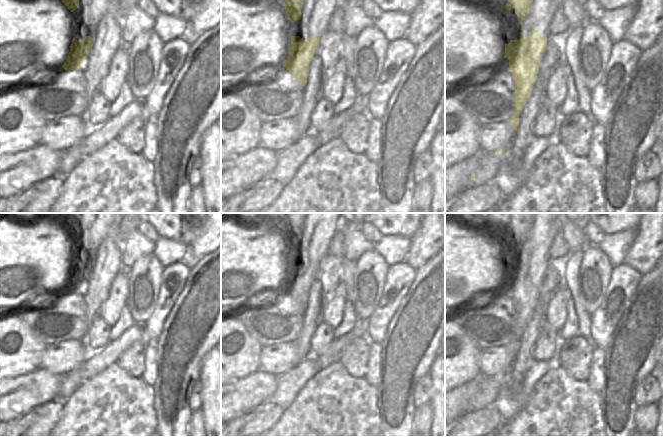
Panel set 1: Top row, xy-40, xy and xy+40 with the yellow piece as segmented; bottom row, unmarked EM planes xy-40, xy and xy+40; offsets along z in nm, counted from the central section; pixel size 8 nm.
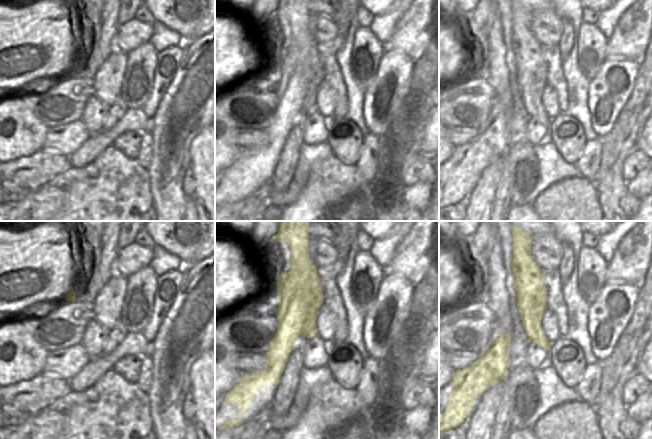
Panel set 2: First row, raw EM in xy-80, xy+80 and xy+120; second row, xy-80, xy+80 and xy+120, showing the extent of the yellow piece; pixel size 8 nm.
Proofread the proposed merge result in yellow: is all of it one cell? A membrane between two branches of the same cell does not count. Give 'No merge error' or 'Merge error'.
Merge error

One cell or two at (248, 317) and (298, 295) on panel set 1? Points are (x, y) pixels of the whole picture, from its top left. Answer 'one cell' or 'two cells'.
two cells

